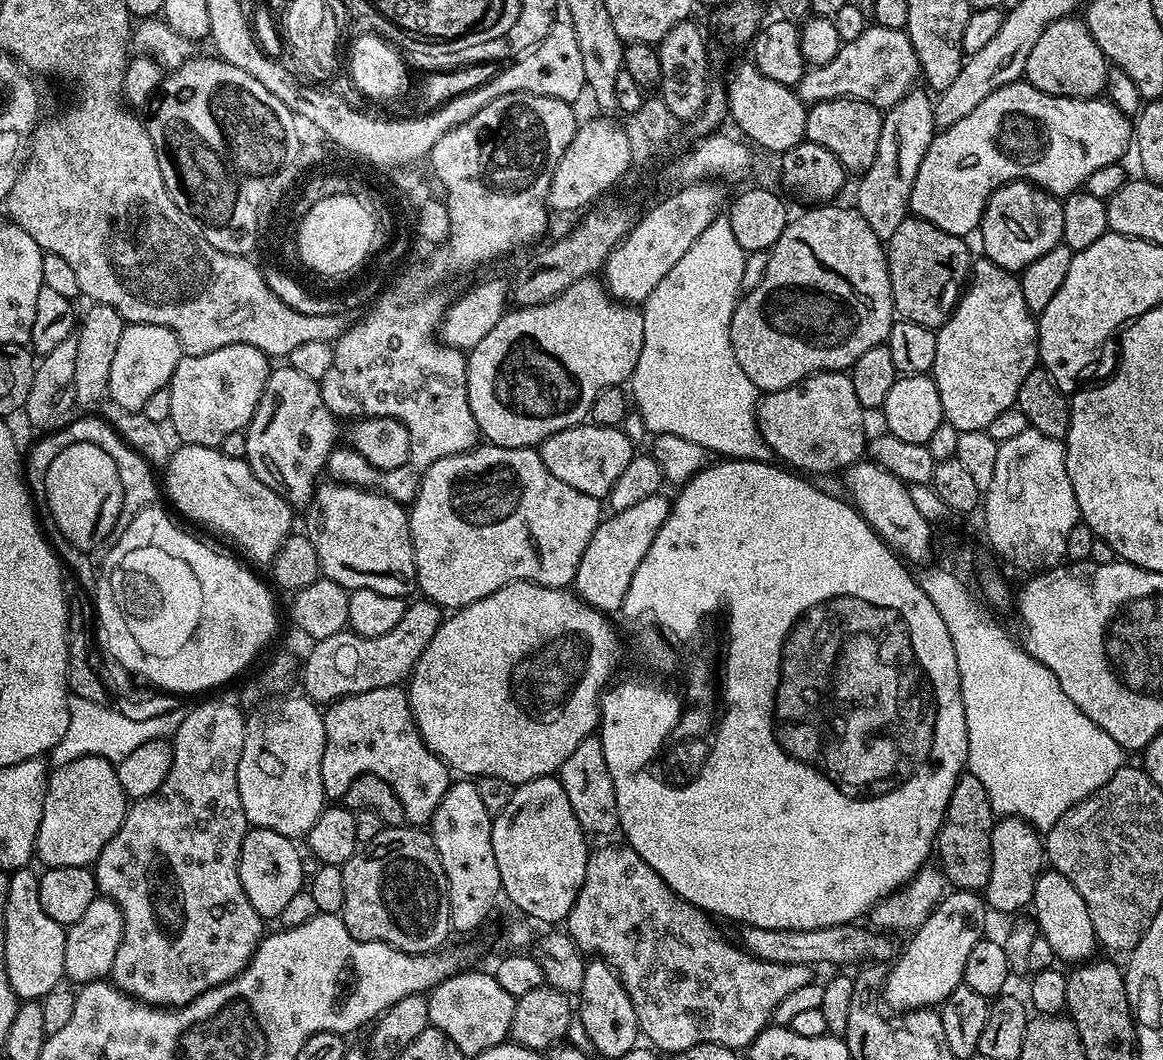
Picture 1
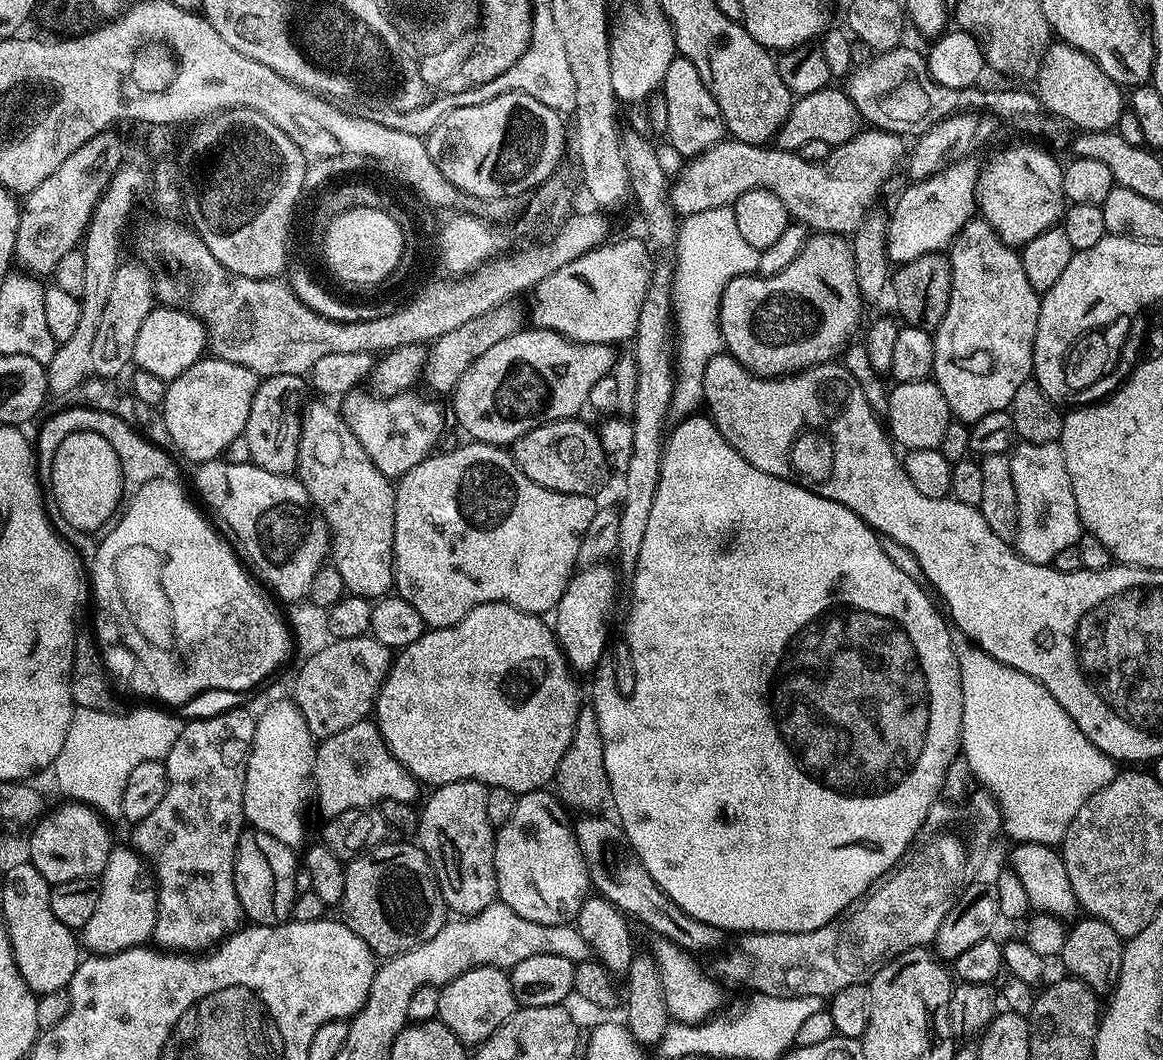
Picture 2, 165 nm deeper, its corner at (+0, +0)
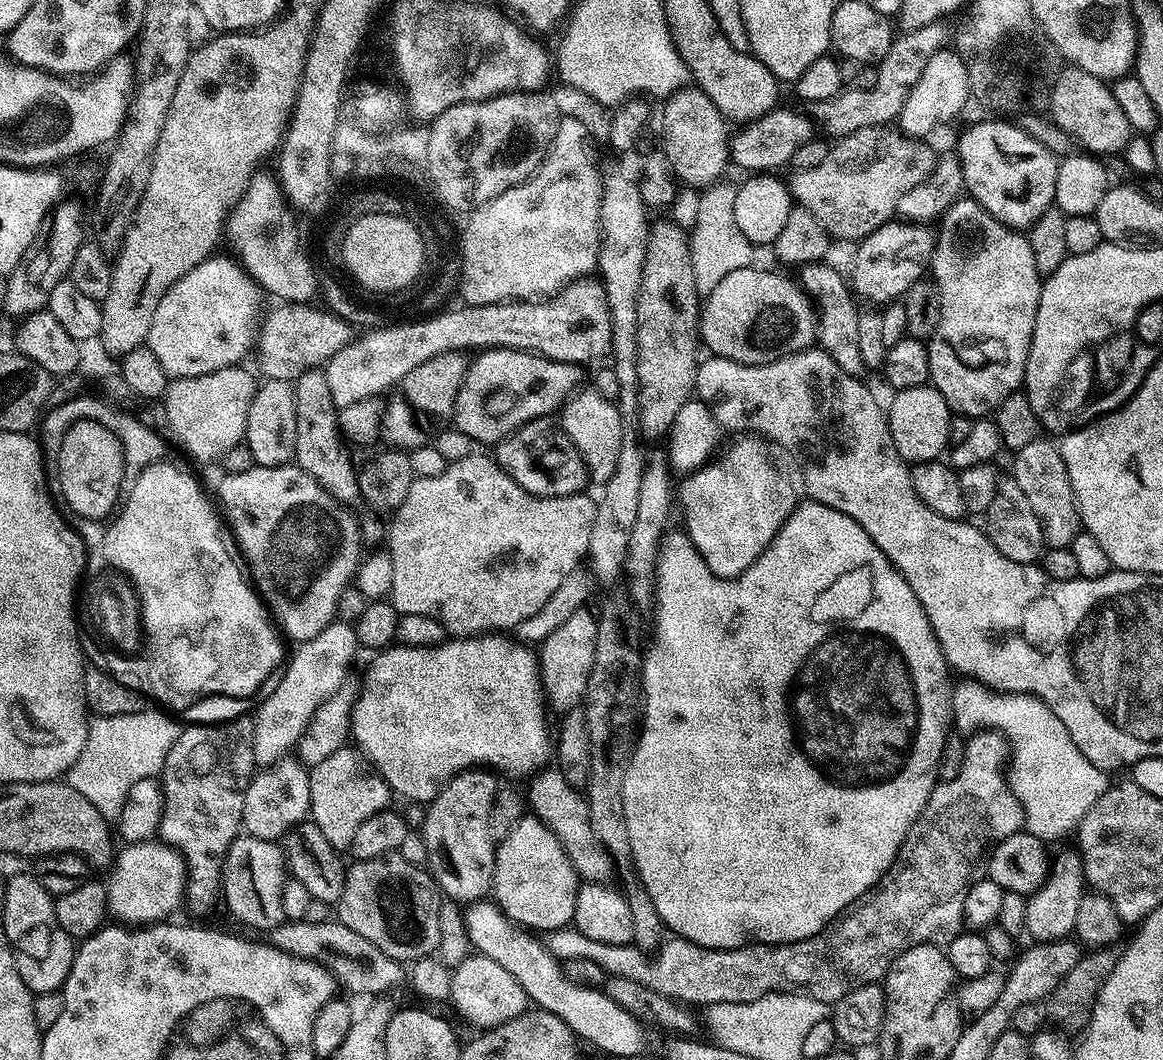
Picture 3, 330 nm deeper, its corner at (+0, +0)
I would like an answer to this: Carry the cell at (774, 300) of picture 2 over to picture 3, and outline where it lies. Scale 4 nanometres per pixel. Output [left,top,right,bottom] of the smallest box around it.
[700,266,816,364]

